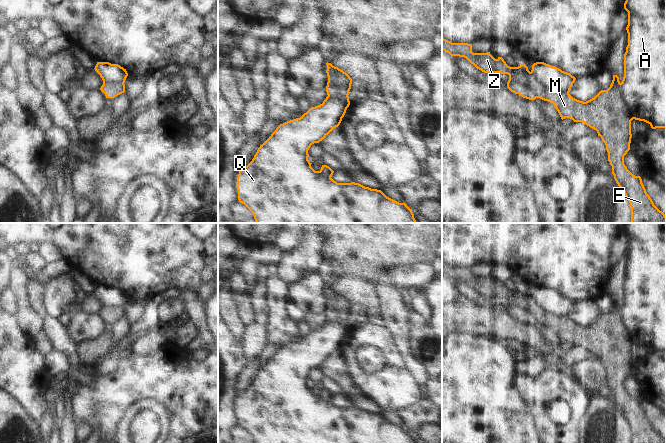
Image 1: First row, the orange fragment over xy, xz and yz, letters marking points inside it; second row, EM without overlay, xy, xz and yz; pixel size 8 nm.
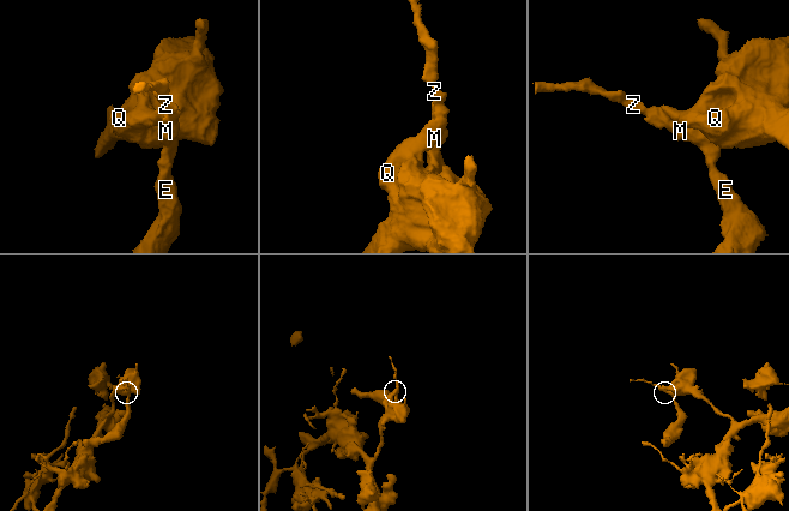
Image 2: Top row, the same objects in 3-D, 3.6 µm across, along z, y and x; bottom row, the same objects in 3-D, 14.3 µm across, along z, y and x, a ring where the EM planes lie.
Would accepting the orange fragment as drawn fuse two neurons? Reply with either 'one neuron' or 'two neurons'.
two neurons

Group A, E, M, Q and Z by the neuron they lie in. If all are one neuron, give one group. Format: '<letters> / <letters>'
A Q / E M Z

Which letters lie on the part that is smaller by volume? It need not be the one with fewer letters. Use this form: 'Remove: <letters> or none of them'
Remove: E, M, Z

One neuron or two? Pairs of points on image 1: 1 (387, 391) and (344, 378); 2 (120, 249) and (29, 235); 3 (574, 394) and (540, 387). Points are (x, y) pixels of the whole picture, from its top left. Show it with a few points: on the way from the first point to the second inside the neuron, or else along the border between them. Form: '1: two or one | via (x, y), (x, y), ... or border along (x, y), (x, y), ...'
1: two | border along (345, 359), (349, 374), (364, 393)
2: one | via (97, 243), (89, 243), (84, 239), (52, 236)
3: one | via (566, 387), (548, 387)

